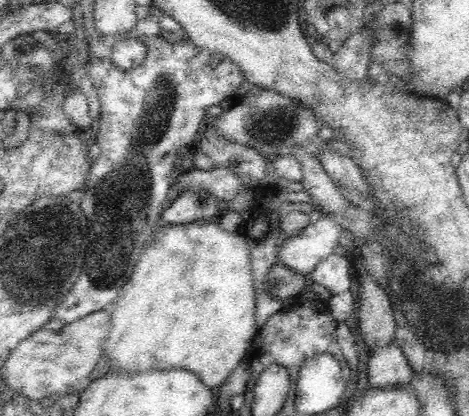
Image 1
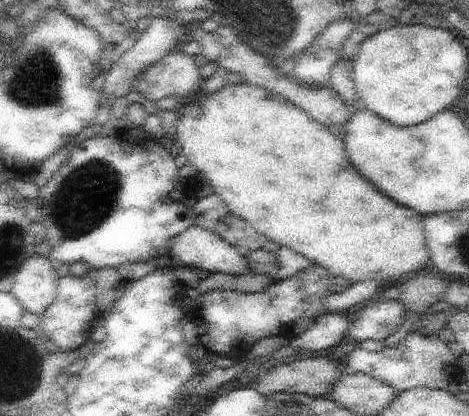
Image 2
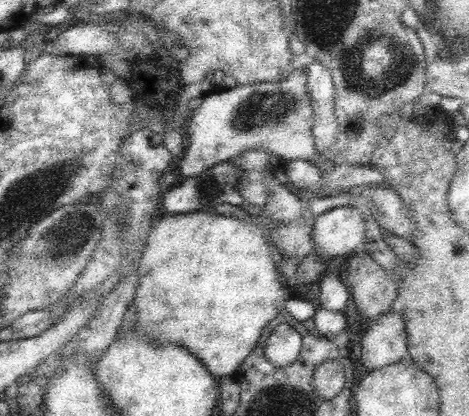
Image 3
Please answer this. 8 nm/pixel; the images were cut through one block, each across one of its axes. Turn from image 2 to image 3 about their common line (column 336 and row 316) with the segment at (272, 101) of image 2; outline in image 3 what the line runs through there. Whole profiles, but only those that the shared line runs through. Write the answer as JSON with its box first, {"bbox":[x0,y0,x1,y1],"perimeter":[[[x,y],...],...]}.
{"bbox":[134,212,288,378],"perimeter":[[[216,212],[160,214],[160,218],[152,222],[138,266],[134,330],[154,346],[184,346],[202,360],[214,378],[232,378],[252,350],[258,350],[264,328],[286,312],[288,294],[280,284],[280,272],[272,262],[266,230],[270,228],[268,216],[264,214],[256,214],[252,220],[240,220],[236,216],[222,216]]]}

